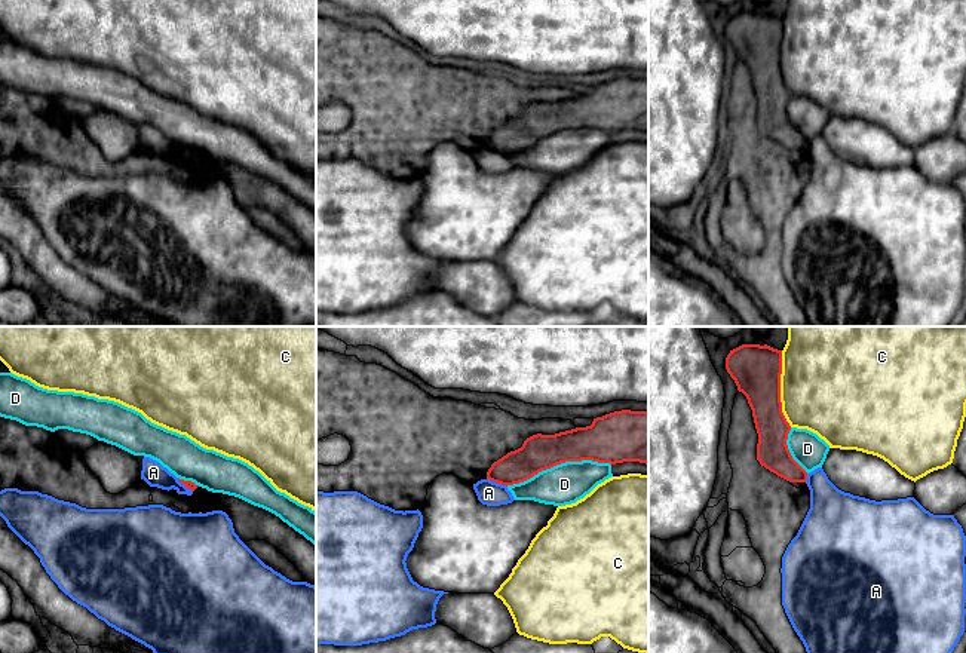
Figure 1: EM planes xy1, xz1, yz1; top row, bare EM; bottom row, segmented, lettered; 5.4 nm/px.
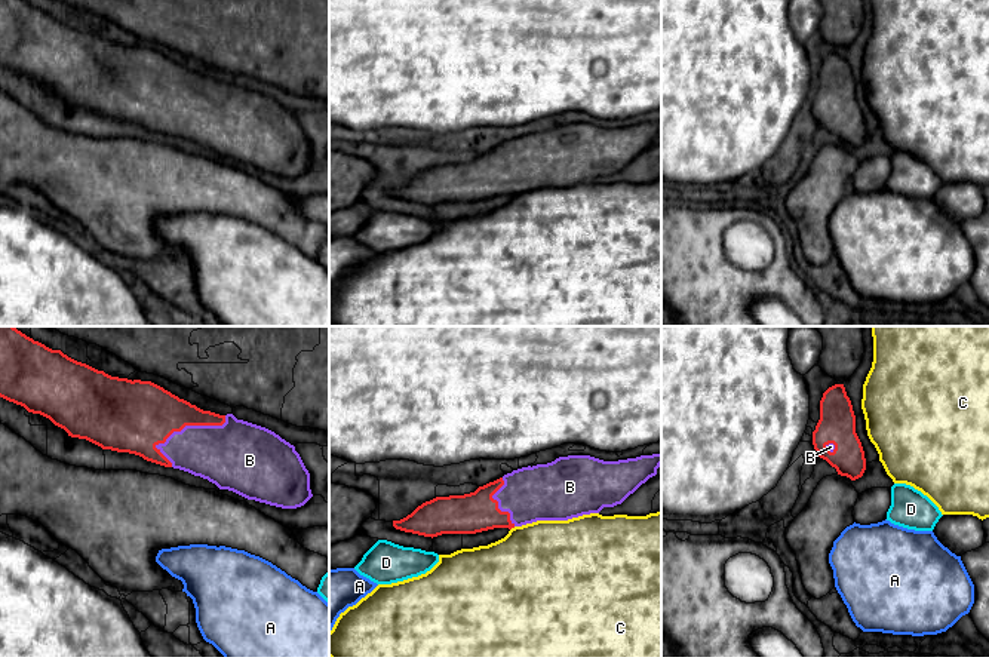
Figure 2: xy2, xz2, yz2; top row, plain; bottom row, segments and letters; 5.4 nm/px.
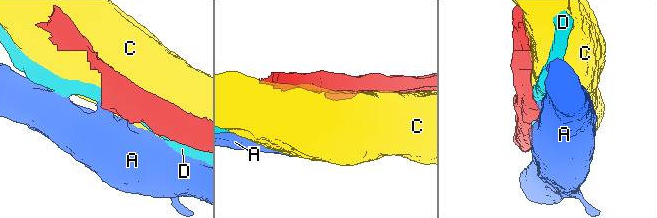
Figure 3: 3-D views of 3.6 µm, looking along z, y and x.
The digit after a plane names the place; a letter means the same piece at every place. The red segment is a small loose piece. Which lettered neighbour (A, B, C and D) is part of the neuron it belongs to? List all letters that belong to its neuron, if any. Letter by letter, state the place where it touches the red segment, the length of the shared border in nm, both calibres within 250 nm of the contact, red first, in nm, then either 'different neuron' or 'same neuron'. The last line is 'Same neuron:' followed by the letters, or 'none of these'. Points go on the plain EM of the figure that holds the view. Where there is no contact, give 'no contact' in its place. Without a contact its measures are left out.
A: contact xz1 (497, 150); length 120 nm; calibres 180 and 130 nm; different neuron
B: contact xy2 (192, 92); length 420 nm; calibres 340 and 320 nm; same neuron
C: contact yz1 (779, 57); length 420 nm; calibres 260 and 500 nm; different neuron
D: contact xz1 (558, 131); length 600 nm; calibres 200 and 220 nm; different neuron
Same neuron: B

